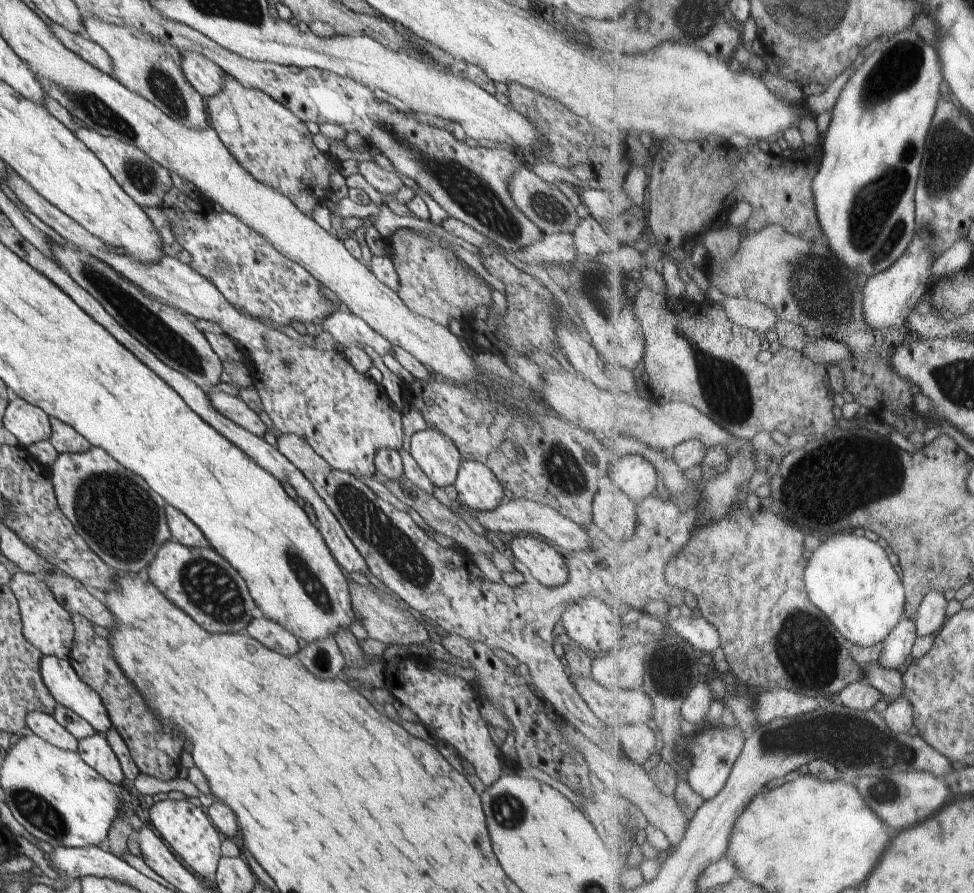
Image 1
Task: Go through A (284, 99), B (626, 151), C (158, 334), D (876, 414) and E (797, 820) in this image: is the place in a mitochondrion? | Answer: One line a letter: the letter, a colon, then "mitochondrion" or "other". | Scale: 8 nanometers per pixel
A: other
B: other
C: mitochondrion
D: other
E: other

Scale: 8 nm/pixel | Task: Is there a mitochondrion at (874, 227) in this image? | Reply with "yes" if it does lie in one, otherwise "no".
yes

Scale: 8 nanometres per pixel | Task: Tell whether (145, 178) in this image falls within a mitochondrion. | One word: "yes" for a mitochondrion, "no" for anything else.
yes

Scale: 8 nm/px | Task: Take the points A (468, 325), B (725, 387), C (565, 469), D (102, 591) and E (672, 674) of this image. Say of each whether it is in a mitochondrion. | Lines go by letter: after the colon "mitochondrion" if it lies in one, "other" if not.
A: other
B: mitochondrion
C: mitochondrion
D: other
E: mitochondrion

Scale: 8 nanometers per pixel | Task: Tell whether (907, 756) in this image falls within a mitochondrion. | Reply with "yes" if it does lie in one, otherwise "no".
yes

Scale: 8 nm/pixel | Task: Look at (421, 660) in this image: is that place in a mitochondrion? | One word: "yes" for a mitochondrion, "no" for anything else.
no

